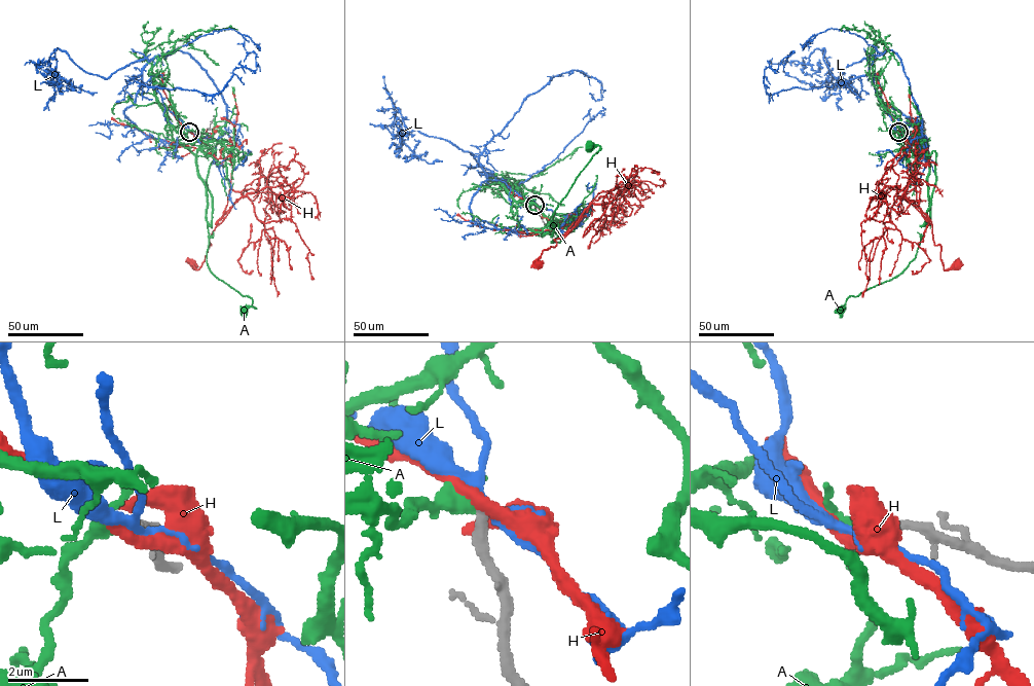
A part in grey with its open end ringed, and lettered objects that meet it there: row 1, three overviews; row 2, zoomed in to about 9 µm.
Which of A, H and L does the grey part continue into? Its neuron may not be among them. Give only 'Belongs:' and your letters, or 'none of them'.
Belongs: none of them

